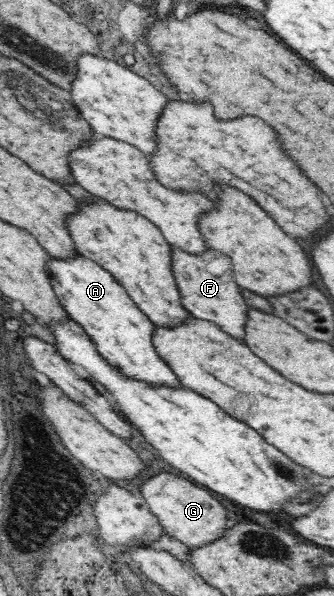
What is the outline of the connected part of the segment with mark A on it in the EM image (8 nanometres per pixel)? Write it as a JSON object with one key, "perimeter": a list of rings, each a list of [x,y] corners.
{"perimeter":[[[80,254],[66,259],[50,256],[47,268],[51,271],[51,286],[60,304],[71,320],[84,328],[108,364],[116,367],[124,376],[148,382],[152,386],[177,388],[180,385],[171,367],[156,353],[152,321],[109,271]]]}

